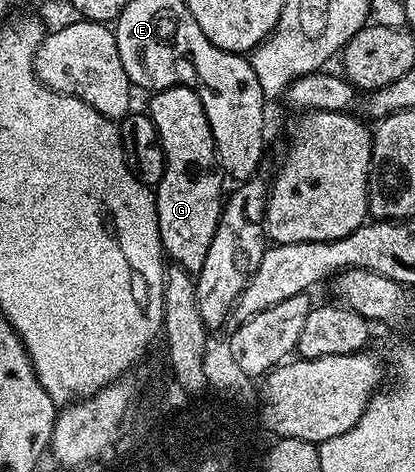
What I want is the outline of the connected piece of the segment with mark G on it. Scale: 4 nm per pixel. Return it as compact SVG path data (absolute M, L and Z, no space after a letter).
M186 86L154 92L147 112L159 131L165 156L163 179L155 186L161 247L172 264L196 275L207 260L207 250L211 239L215 239L215 227L219 227L223 208L223 173L218 166L216 141L199 95Z

